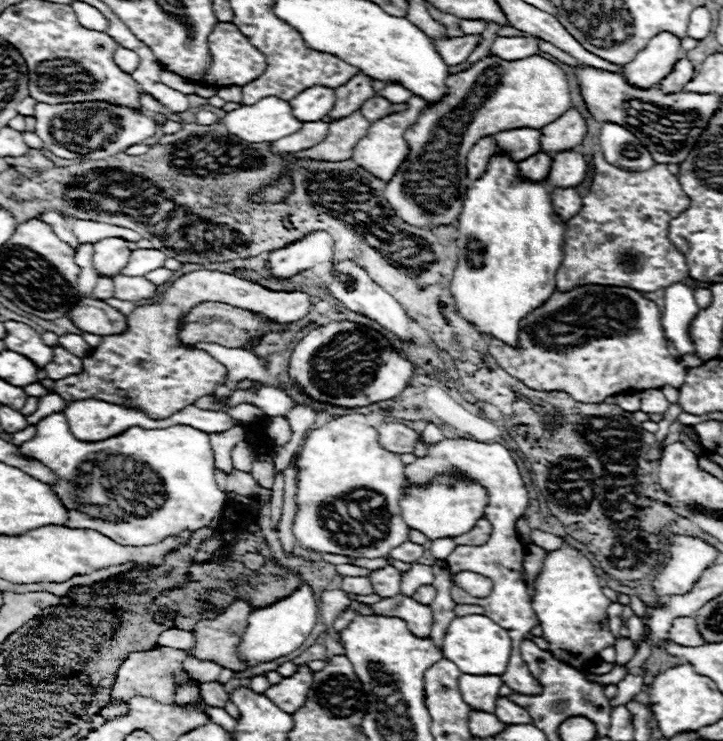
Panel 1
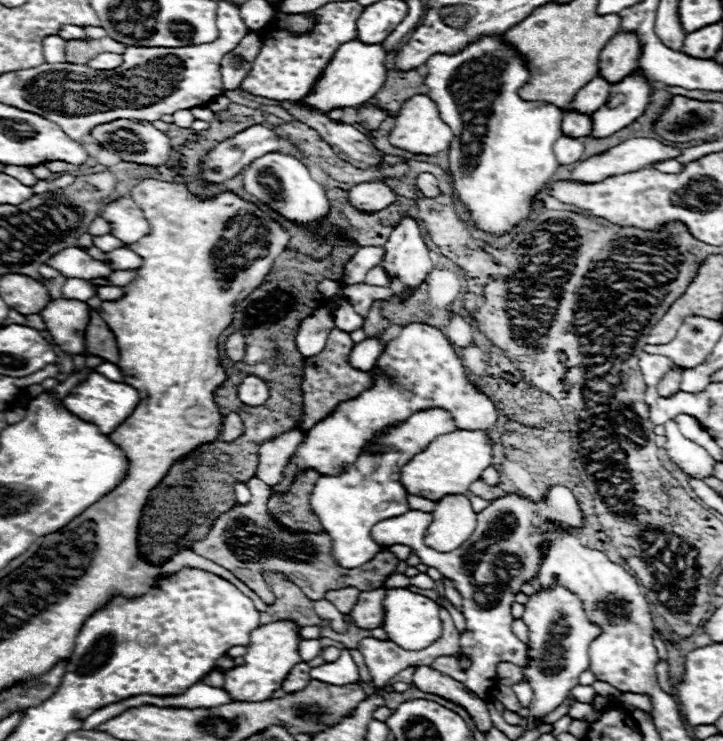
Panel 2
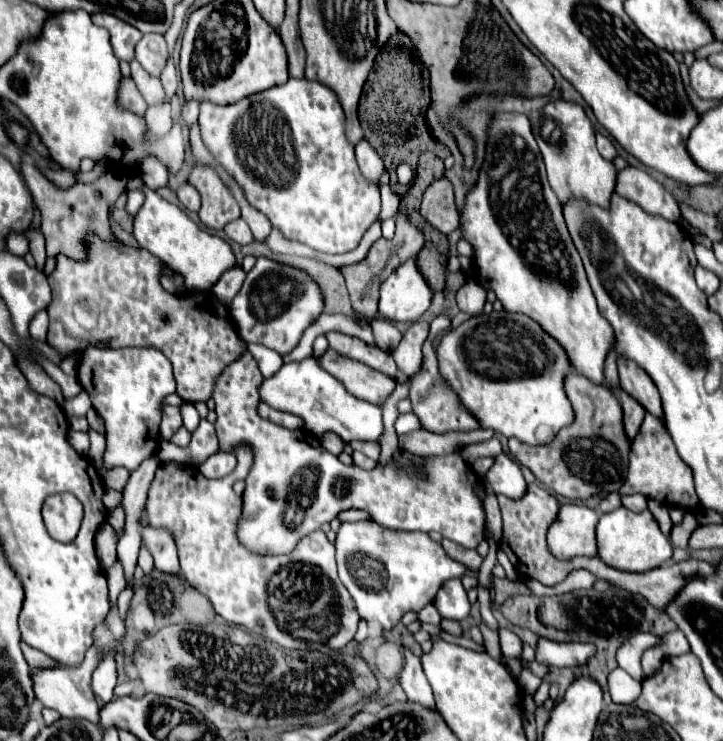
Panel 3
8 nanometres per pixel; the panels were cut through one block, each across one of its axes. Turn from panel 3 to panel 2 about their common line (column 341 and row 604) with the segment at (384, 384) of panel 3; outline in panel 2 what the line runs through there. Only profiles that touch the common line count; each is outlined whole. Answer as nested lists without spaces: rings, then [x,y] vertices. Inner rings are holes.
[[[384,588],[378,590],[368,590],[368,592],[360,592],[352,612],[350,612],[350,624],[354,624],[356,628],[362,630],[372,630],[372,628],[380,628],[384,622]]]

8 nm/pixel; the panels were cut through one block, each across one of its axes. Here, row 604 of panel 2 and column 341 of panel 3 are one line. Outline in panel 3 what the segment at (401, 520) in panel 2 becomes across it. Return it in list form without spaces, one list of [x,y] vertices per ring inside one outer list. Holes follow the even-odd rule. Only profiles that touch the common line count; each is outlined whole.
[[[246,350],[224,368],[212,388],[219,451],[234,452],[236,446],[246,444],[254,454],[238,528],[240,542],[246,548],[264,554],[288,554],[300,538],[350,508],[368,512],[368,516],[384,528],[440,532],[464,548],[476,548],[484,540],[484,508],[474,488],[479,480],[470,480],[468,468],[458,454],[426,458],[424,476],[420,476],[420,480],[404,470],[396,470],[394,464],[386,468],[376,466],[370,472],[358,466],[344,466],[334,454],[324,450],[320,440],[308,430],[288,430],[258,416],[258,388],[262,380],[256,360]]]

